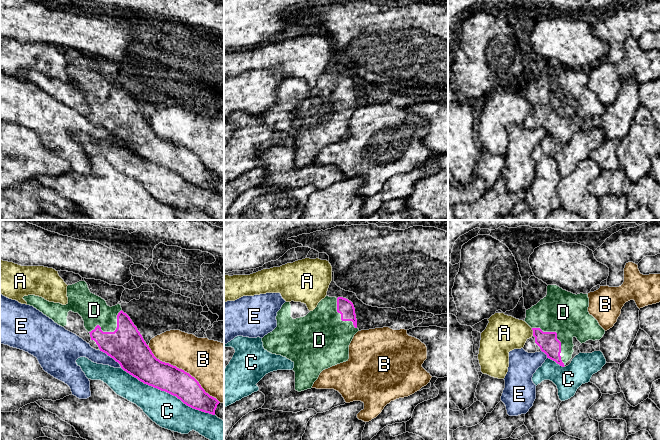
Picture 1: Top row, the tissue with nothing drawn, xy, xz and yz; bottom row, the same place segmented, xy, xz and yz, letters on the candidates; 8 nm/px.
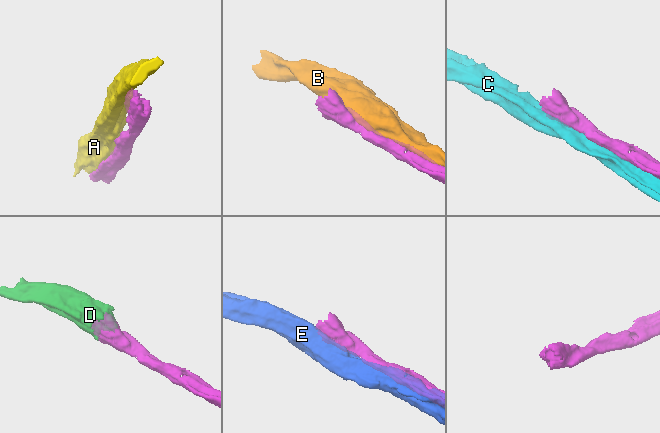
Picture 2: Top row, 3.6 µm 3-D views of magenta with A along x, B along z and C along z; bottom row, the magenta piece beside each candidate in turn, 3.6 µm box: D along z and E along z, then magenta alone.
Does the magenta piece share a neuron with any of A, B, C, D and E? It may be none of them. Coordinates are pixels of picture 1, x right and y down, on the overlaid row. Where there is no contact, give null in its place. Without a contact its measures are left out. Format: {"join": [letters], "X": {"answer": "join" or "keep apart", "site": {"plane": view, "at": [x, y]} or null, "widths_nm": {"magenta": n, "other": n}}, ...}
{"join": ["D"], "A": {"answer": "keep apart", "site": {"plane": "yz", "at": [533, 332]}, "widths_nm": {"magenta": 160, "other": 300}}, "B": {"answer": "keep apart", "site": {"plane": "xy", "at": [183, 370]}, "widths_nm": {"magenta": 220, "other": 380}}, "C": {"answer": "keep apart", "site": {"plane": "xy", "at": [168, 392]}, "widths_nm": {"magenta": 220, "other": 260}}, "D": {"answer": "join", "site": {"plane": "xy", "at": [111, 332]}, "widths_nm": {"magenta": 300, "other": 220}}, "E": {"answer": "keep apart", "site": {"plane": "xy", "at": [111, 357]}, "widths_nm": {"magenta": 300, "other": 130}}}

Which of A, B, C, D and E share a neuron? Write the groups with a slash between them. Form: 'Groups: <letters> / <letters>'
Groups: A / B / C / D / E

